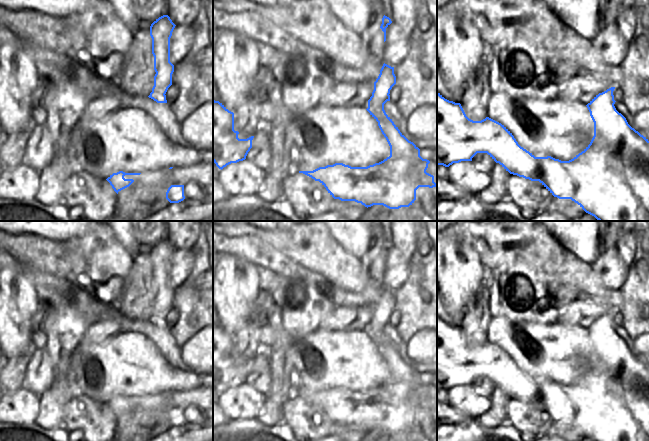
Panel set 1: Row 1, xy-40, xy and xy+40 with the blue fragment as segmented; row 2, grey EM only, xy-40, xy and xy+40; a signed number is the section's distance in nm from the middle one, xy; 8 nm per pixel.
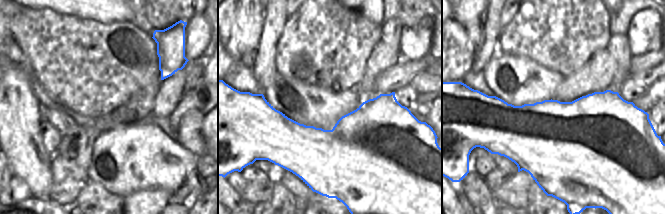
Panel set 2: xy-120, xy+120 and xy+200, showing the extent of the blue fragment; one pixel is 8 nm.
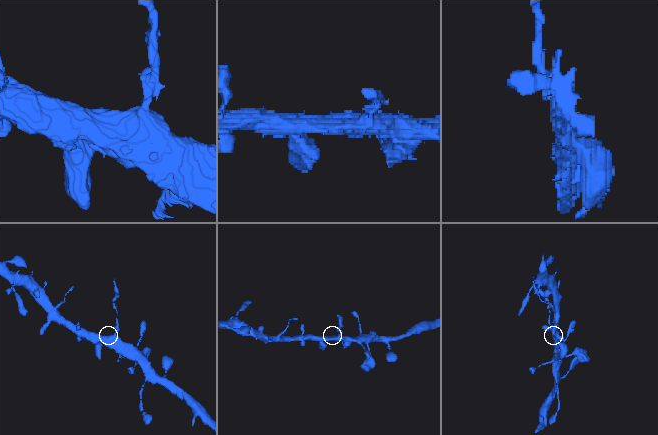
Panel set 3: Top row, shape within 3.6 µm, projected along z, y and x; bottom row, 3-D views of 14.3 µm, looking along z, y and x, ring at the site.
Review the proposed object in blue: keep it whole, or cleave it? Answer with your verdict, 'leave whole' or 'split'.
split

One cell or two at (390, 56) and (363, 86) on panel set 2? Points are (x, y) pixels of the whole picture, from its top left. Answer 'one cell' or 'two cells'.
one cell

